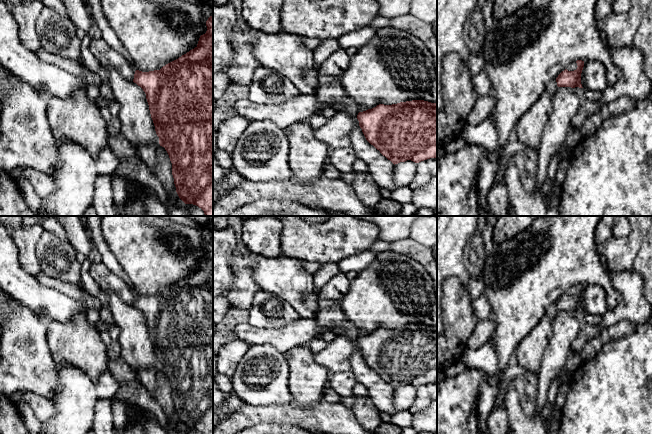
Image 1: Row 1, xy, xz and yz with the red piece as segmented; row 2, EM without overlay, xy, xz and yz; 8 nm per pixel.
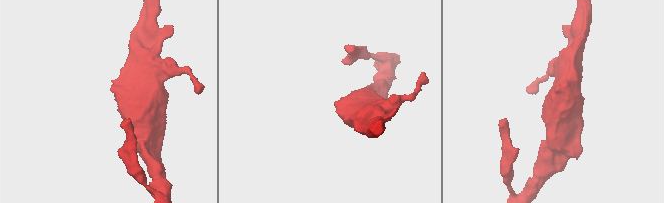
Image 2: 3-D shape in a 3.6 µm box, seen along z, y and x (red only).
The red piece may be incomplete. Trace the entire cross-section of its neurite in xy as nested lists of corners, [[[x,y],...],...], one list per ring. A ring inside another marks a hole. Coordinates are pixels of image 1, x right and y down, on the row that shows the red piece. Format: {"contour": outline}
{"contour": [[[213,15],[206,21],[207,31],[197,46],[160,70],[135,71],[133,82],[146,94],[151,118],[160,146],[167,151],[172,163],[176,192],[185,204],[193,204],[213,216]]]}

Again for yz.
{"contour": [[[577,60],[575,62],[572,62],[556,78],[557,86],[583,88],[581,84],[581,73],[582,73],[583,67],[584,67],[584,61],[582,60]]]}

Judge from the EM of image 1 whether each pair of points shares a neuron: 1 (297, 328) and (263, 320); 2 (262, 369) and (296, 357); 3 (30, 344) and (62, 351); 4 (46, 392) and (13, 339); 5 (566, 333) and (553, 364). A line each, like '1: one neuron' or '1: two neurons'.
1: two neurons
2: two neurons
3: two neurons
4: one neuron
5: one neuron

